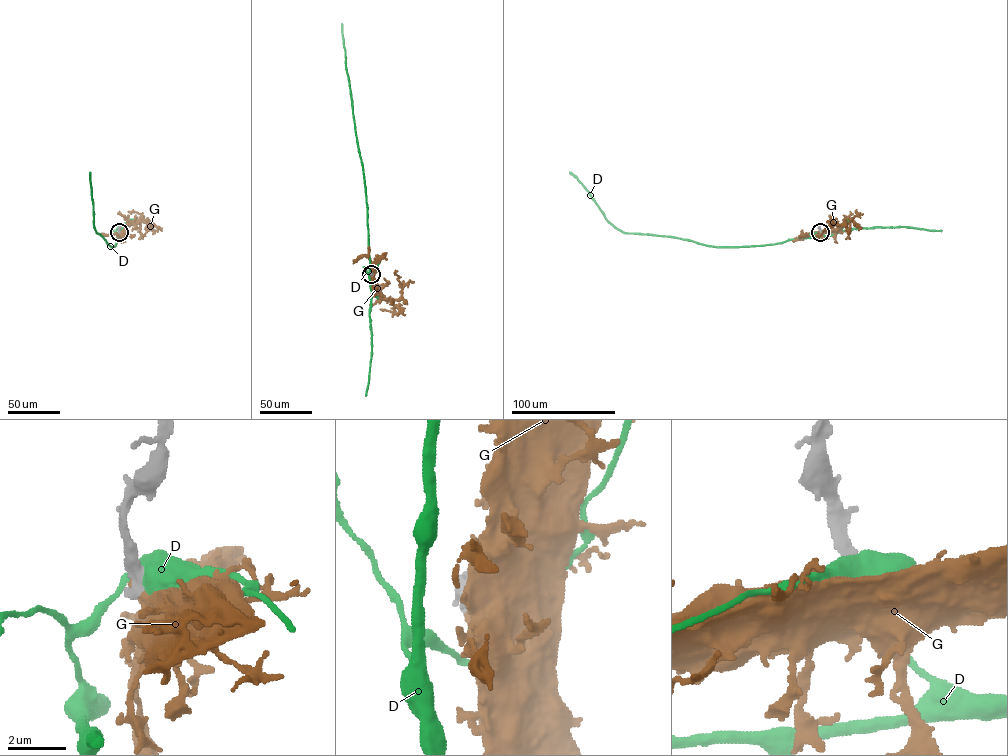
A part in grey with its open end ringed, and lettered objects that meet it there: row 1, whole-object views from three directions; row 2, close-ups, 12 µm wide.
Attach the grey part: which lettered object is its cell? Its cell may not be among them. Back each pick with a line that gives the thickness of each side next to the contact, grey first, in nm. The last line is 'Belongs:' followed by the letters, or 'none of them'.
G: 400 nm thick on the grey side, 480 nm on the other
Belongs: G

